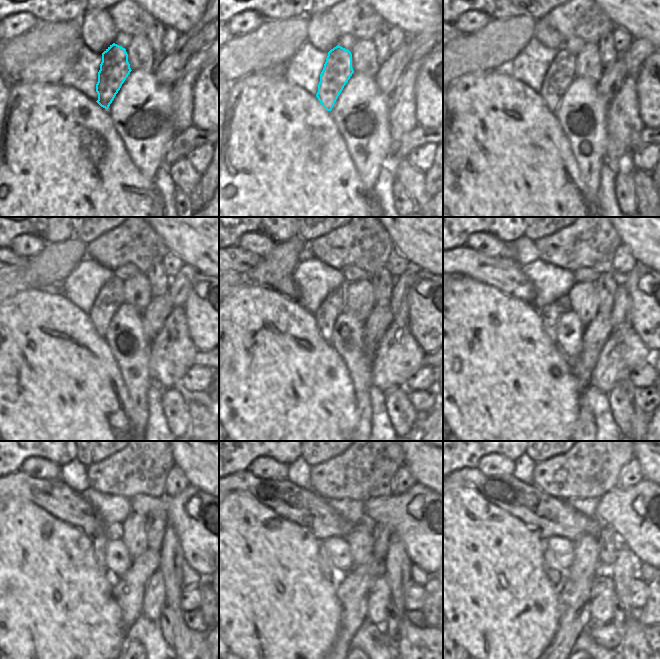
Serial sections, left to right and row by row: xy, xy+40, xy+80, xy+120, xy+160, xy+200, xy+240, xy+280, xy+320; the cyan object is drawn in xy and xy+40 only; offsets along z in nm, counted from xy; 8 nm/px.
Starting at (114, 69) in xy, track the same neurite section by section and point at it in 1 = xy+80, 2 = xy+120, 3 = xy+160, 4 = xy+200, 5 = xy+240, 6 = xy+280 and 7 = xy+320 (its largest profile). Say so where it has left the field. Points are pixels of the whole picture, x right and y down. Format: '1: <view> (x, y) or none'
1: xy+80 (560, 73)
2: xy+120 (111, 296)
3: xy+160 (335, 302)
4: xy+200 (549, 314)
5: xy+240 (99, 543)
6: xy+280 (324, 562)
7: xy+320 (555, 575)

